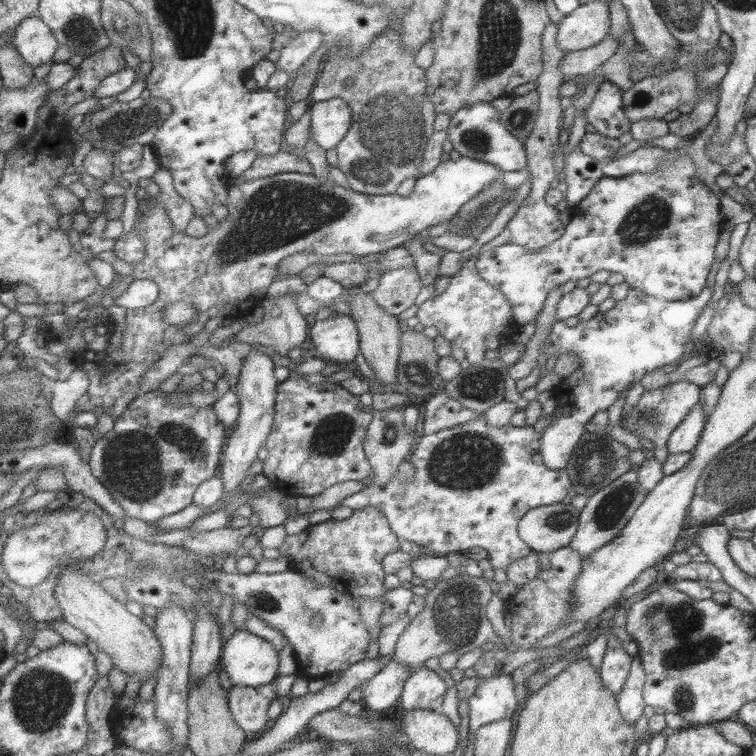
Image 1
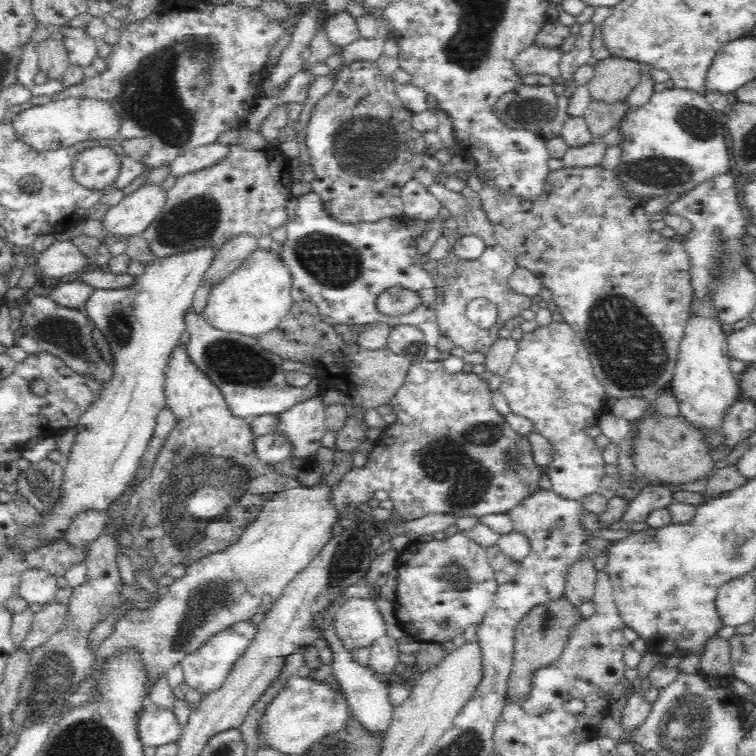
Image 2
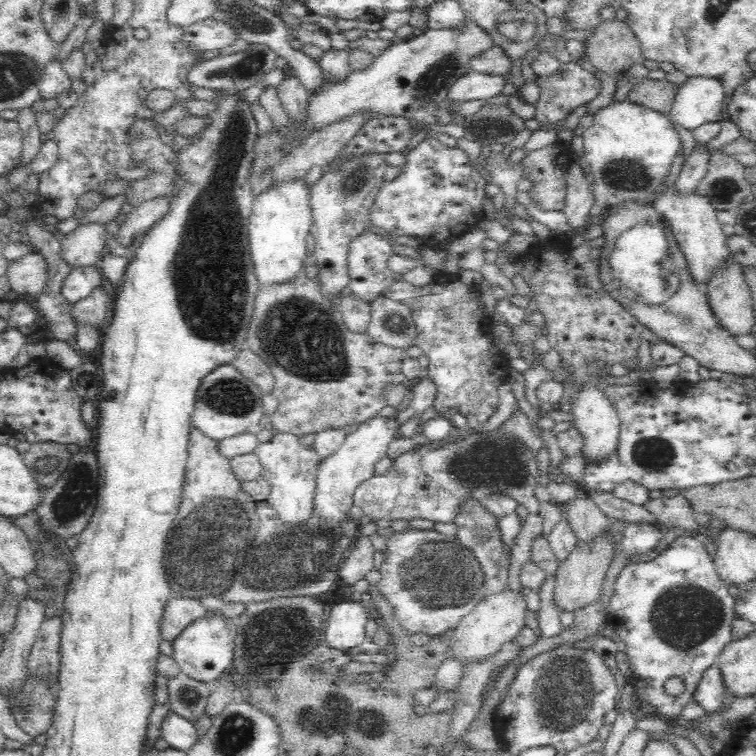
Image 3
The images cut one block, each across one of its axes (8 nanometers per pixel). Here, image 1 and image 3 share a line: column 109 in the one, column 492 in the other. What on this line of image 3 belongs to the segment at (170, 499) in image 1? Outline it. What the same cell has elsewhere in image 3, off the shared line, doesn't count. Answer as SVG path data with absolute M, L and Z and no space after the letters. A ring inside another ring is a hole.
M496 429L492 432L472 433L465 439L458 439L442 447L432 448L430 444L423 444L412 450L402 453L395 458L392 466L386 473L373 476L360 483L352 494L352 504L362 508L364 515L372 521L386 520L408 520L413 518L426 518L432 522L452 523L456 514L456 506L464 502L466 498L478 498L484 500L490 492L505 492L519 505L525 506L530 513L538 513L541 503L535 496L537 487L536 478L539 476L538 462L536 456L530 453L528 447L516 438L509 438L502 430Z

